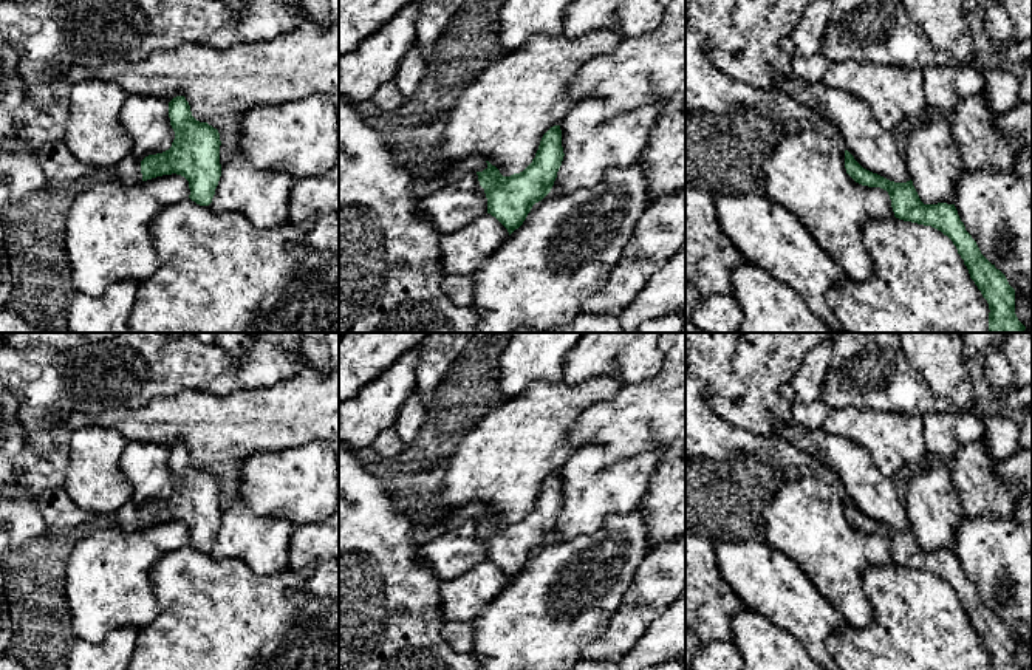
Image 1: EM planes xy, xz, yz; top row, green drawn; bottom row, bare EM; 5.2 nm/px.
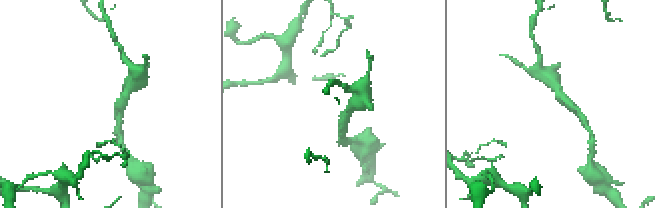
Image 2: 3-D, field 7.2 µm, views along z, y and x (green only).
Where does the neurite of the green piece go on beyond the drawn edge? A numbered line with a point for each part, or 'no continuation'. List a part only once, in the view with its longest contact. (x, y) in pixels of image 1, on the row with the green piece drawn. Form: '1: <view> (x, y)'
1: xy (59, 166)

